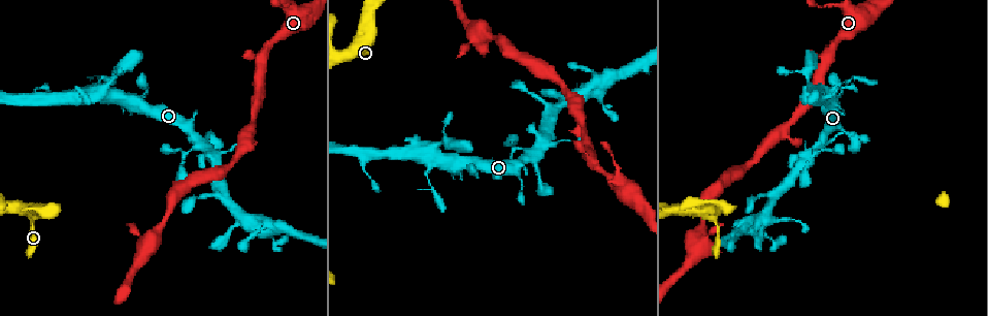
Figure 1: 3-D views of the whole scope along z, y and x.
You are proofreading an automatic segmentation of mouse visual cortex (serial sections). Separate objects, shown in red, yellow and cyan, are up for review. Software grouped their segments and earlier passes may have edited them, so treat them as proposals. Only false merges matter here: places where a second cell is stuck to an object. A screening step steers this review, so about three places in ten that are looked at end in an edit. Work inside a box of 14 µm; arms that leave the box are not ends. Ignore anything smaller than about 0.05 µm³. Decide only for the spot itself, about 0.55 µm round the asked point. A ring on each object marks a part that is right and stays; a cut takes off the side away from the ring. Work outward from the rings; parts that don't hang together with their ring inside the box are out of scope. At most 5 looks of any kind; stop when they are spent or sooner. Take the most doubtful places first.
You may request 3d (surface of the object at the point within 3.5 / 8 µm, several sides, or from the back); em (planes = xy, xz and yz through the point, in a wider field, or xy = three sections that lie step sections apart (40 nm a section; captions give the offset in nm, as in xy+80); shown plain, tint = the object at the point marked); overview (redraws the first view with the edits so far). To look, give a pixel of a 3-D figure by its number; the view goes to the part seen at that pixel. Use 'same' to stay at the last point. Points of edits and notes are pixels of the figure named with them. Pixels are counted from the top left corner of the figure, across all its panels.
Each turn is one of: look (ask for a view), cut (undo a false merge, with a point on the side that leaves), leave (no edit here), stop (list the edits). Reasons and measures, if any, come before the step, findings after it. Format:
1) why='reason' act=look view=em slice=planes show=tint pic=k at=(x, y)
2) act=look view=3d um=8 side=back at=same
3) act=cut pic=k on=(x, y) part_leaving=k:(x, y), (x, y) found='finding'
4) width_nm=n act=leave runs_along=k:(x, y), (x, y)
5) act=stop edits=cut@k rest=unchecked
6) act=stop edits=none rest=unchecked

why='abrupt turn' act=look view=3d um=3.5 pic=1 at=(813, 154)

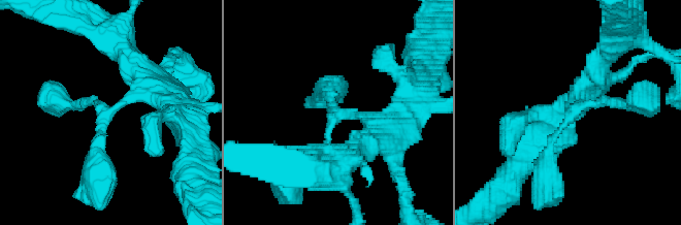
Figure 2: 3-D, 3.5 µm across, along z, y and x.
arms=3 arm_widths_nm=150,200,350 why='shape alone is not enough' act=look view=em slice=planes show=tint pic=2 at=(341, 115)

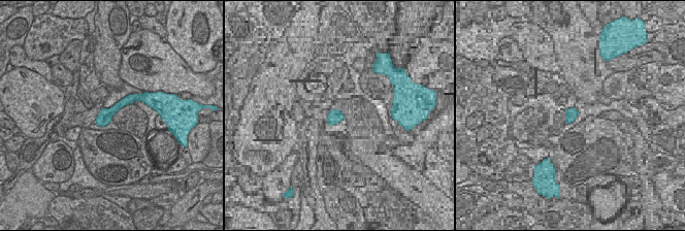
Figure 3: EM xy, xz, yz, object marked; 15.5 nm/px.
act=look view=em slice=xy step=5 show=tint at=same

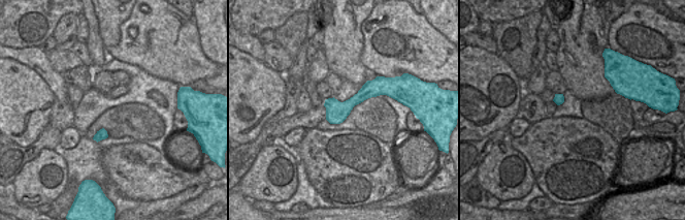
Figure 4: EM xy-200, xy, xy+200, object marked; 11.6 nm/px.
width_nm=260 act=leave runs_along=4:(382, 90), (368, 90), (328, 117) found='one cell here'

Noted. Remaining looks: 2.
why='narrows sharply' act=look view=3d um=3.5 pic=1 at=(604, 107)

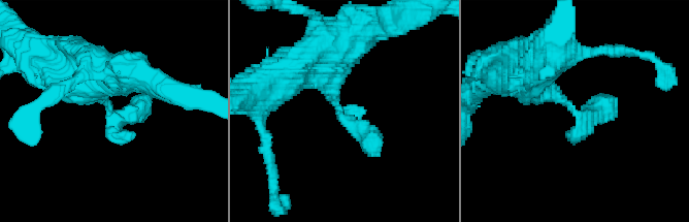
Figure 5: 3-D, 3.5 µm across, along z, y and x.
act=look view=em slice=xy step=1 show=tint pic=5 at=(110, 111)

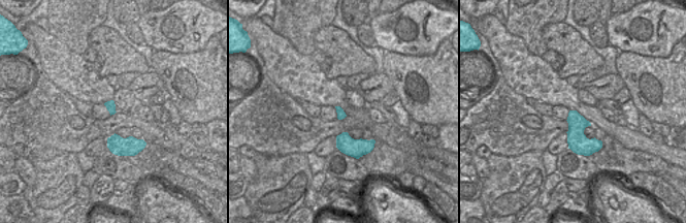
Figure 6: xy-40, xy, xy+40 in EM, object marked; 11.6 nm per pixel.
width_nm=100 act=leave runs_along=5:(312, 65), (379, 155) found='continuous, no second cell'

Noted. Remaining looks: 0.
act=stop edits=none rest=unchecked

